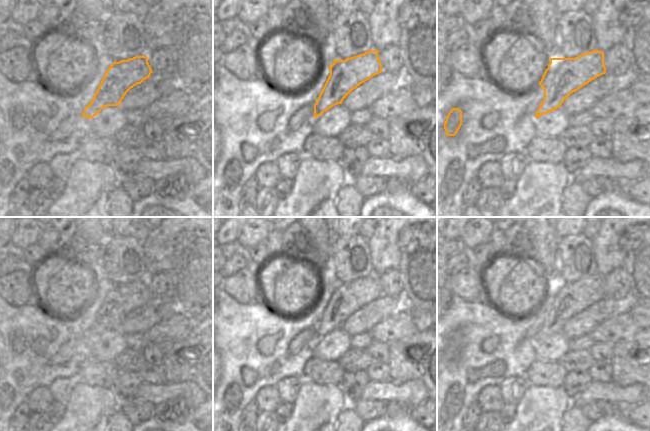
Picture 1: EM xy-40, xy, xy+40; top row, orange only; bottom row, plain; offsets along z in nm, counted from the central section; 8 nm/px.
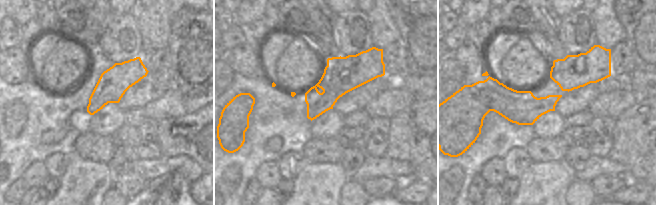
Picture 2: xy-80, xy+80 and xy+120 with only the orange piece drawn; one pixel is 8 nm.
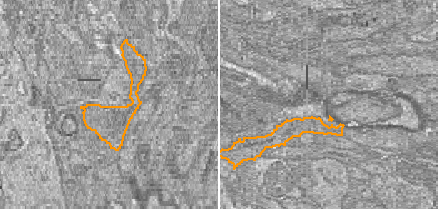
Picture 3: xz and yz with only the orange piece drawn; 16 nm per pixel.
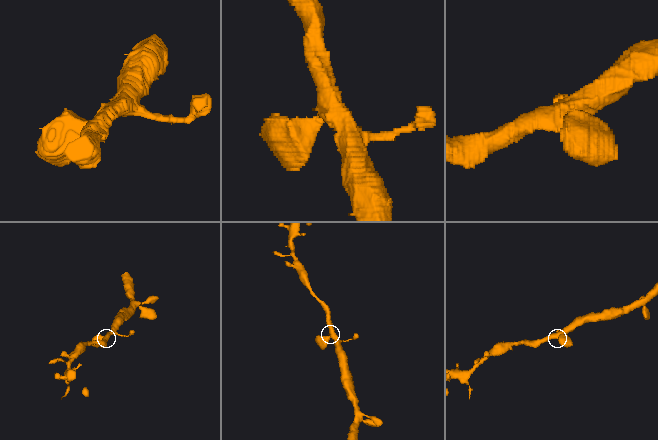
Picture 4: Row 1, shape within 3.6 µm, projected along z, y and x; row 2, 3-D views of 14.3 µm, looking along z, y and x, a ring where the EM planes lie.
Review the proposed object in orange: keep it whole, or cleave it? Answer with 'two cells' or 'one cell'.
one cell

